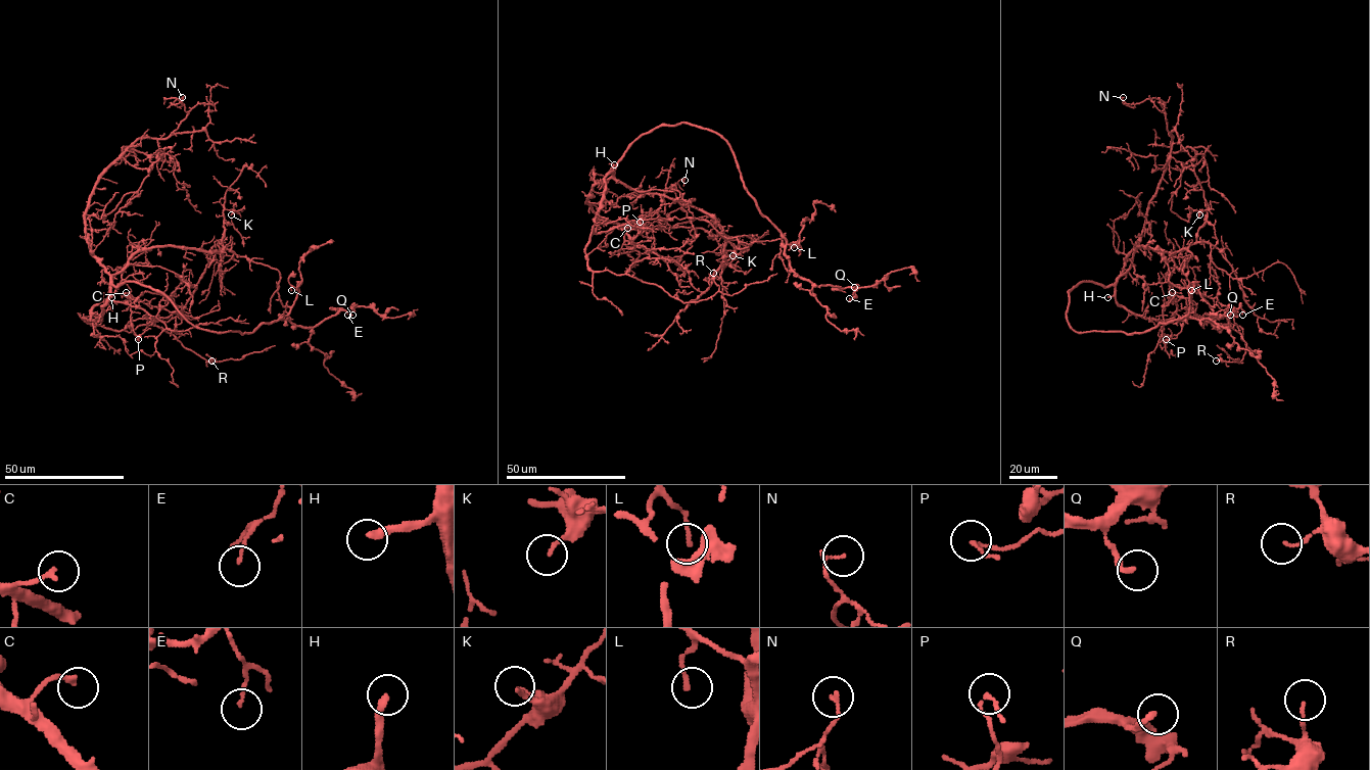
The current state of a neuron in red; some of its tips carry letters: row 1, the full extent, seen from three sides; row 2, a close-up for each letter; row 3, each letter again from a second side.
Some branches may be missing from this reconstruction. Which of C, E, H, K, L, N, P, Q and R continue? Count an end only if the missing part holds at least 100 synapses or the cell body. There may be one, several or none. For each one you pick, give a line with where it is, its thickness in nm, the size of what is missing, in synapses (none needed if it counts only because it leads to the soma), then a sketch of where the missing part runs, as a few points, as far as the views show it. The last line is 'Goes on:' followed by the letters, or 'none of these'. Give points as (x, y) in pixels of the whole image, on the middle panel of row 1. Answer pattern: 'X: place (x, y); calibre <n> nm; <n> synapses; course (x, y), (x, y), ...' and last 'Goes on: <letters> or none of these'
H: place (614, 164); calibre 240 nm; course (614, 164), (614, 154), (621, 145), (624, 114), (607, 102), (595, 102), (571, 116), (558, 109)
Goes on: H

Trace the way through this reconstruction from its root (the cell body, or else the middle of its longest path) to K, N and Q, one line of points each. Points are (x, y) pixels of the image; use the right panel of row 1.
K: (1075, 287), (1113, 284), (1129, 268), (1138, 246), (1185, 249), (1195, 241), (1207, 209), (1199, 214)
N: (1075, 287), (1116, 281), (1141, 235), (1166, 167), (1172, 138), (1165, 113), (1149, 99), (1125, 104), (1123, 97)
Q: (1075, 287), (1066, 320), (1077, 332), (1142, 333), (1186, 316), (1228, 327), (1230, 315)

